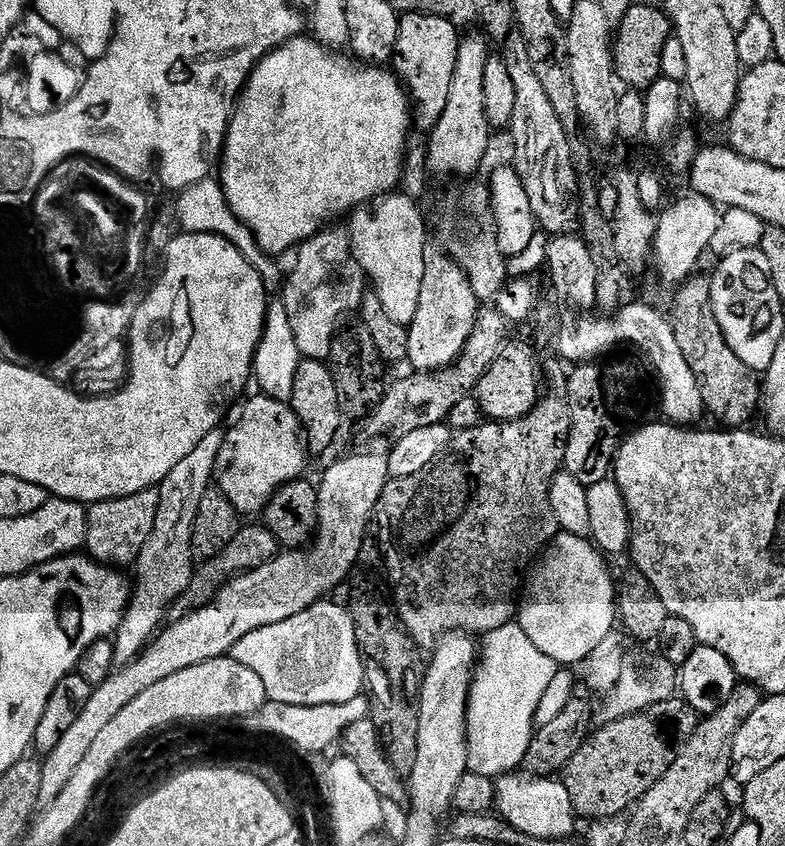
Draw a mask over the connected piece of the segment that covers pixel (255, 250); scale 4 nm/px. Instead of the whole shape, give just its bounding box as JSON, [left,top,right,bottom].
[175,178,282,290]

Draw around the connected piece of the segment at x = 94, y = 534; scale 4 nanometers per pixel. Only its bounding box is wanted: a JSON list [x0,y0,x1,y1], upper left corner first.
[87,488,160,566]

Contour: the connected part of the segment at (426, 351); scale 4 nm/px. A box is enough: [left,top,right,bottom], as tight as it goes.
[407,250,482,372]

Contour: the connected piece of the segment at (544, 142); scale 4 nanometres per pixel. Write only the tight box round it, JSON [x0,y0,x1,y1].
[502,30,580,236]

